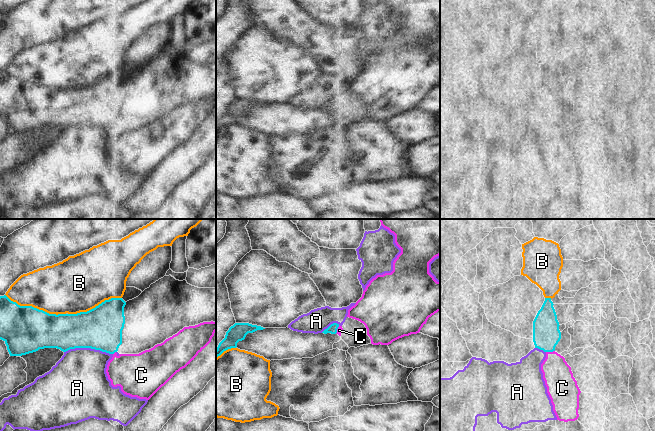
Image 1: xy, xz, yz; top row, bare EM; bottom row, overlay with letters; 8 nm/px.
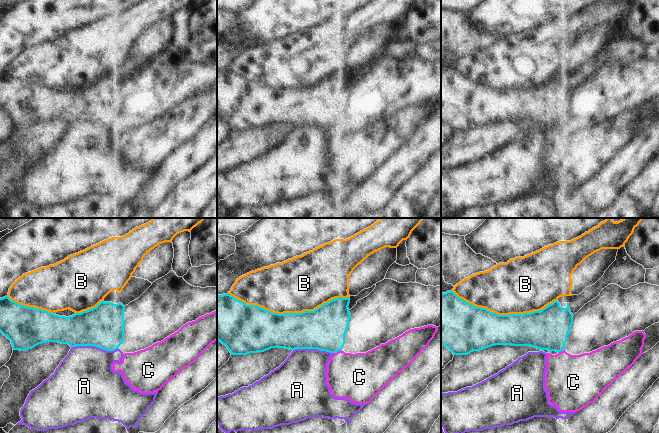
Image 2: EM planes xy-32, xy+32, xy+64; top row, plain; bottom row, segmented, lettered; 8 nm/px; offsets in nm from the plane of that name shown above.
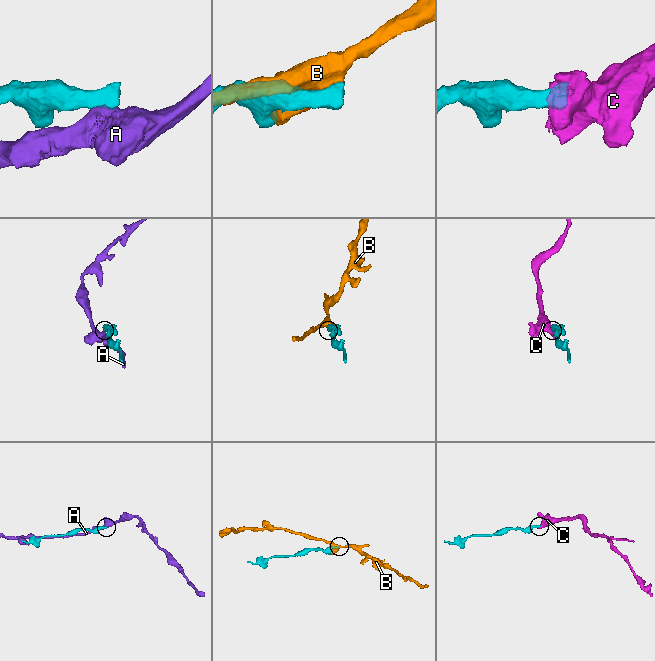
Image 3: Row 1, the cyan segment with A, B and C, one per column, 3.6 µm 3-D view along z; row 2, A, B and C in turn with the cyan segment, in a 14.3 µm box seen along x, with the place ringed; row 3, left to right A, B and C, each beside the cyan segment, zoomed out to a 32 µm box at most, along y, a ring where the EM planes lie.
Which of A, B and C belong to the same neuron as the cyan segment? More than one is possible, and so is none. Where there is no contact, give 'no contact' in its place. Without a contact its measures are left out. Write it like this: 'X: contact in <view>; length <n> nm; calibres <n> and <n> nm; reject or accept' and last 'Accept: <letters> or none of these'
A: contact in xy; length 400 nm; calibres 340 and 420 nm; reject
B: contact in xy; length 500 nm; calibres 380 and 400 nm; reject
C: contact in yz; length 70 nm; calibres 220 and 240 nm; reject
Accept: none of these

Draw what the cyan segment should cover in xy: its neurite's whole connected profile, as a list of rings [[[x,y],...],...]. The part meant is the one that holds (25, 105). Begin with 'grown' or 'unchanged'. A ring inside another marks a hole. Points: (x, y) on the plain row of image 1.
grown; [[[165,51],[132,76],[125,78],[122,74],[111,74],[77,90],[49,90],[32,82],[20,82],[6,71],[0,72],[0,115],[5,118],[10,132],[22,132],[44,124],[57,124],[63,128],[91,124],[109,130],[139,130],[163,119],[184,103],[211,97],[216,98],[216,64],[198,64],[171,51]]]

